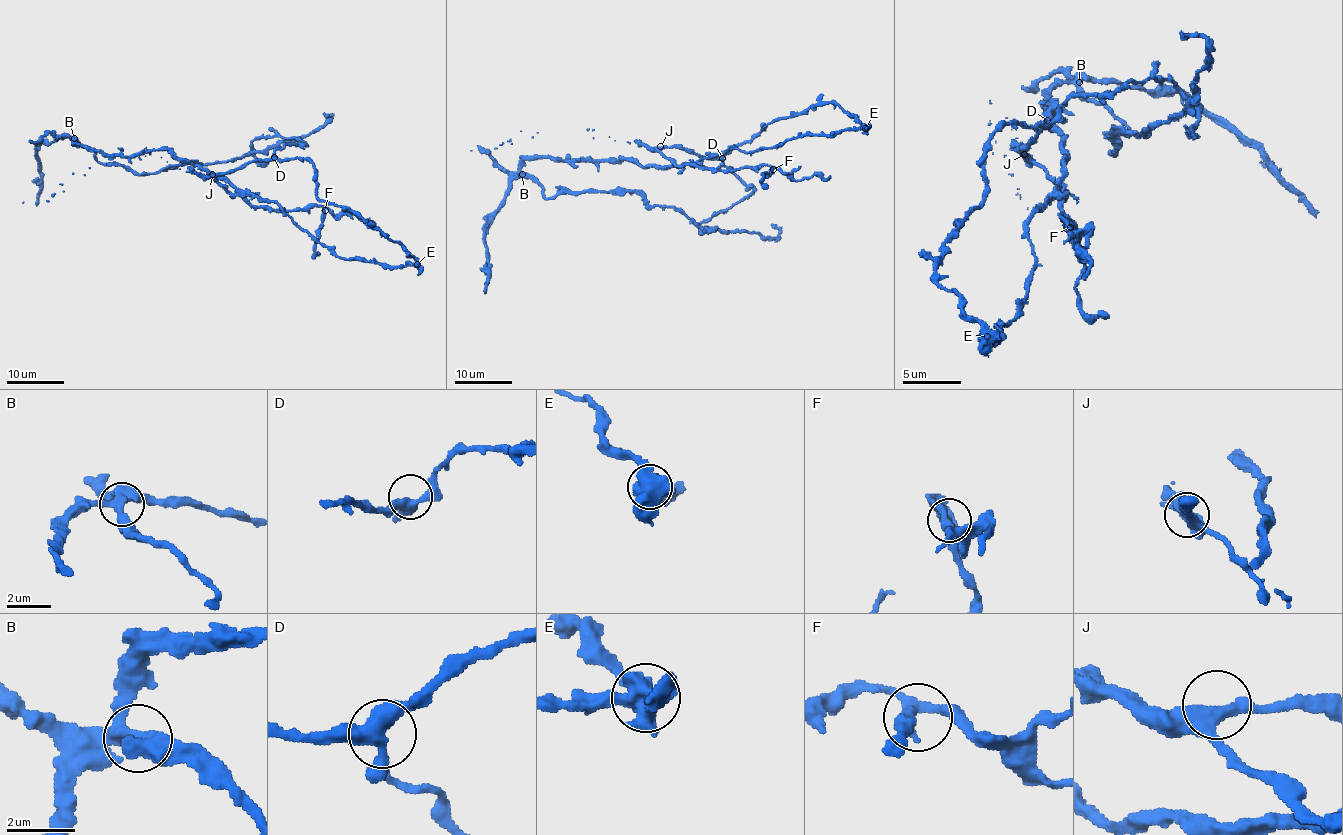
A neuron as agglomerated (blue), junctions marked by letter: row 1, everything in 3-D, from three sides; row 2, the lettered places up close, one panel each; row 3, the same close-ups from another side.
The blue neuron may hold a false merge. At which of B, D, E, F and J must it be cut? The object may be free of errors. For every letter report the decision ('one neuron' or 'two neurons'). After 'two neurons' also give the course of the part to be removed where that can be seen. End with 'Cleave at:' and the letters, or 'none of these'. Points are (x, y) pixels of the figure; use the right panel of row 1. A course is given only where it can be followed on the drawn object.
B: one neuron
D: one neuron
E: two neurons | (986, 337), (937, 259), (983, 201), (983, 143), (1047, 125), (1026, 157), (989, 122), (1032, 212)
F: one neuron
J: one neuron
Cleave at: E

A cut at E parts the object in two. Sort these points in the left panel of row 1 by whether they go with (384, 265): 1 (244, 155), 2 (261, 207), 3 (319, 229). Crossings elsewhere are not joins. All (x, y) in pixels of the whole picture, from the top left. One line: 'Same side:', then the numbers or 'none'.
Same side: 1

